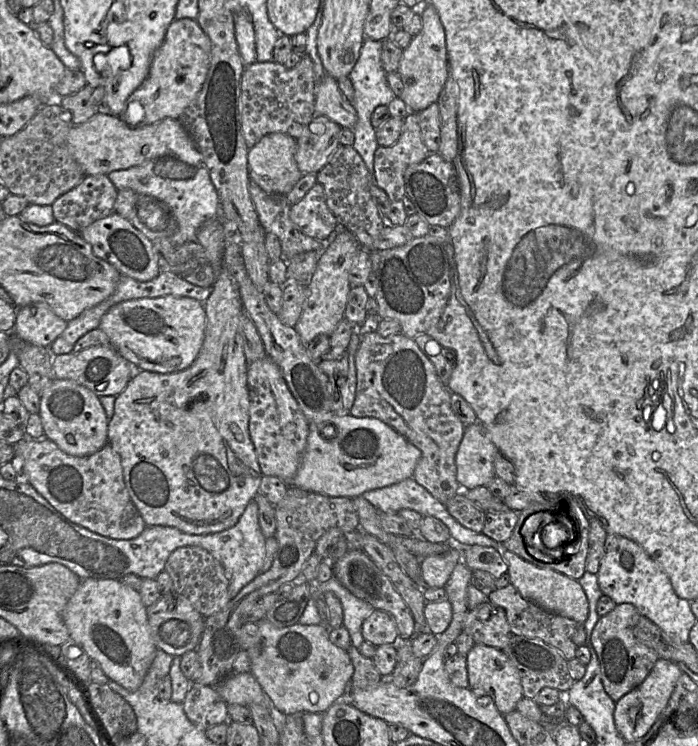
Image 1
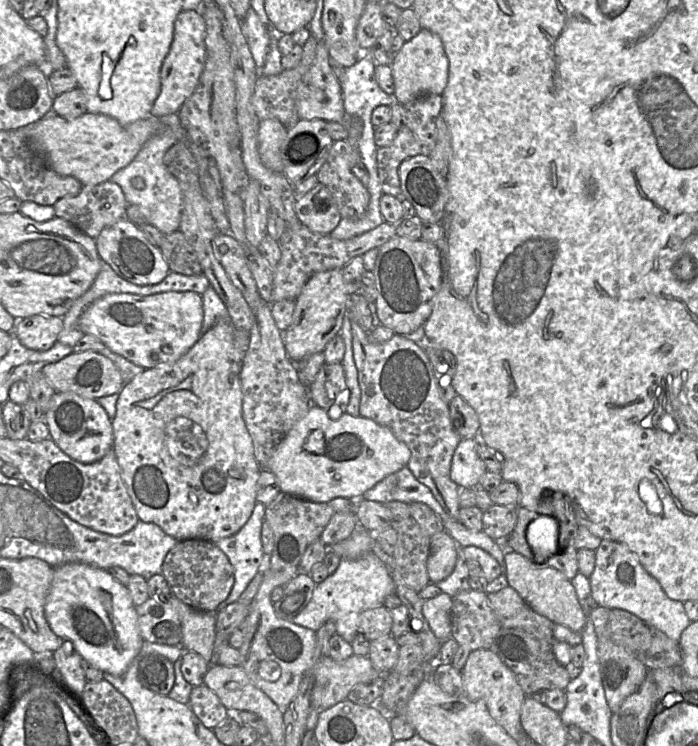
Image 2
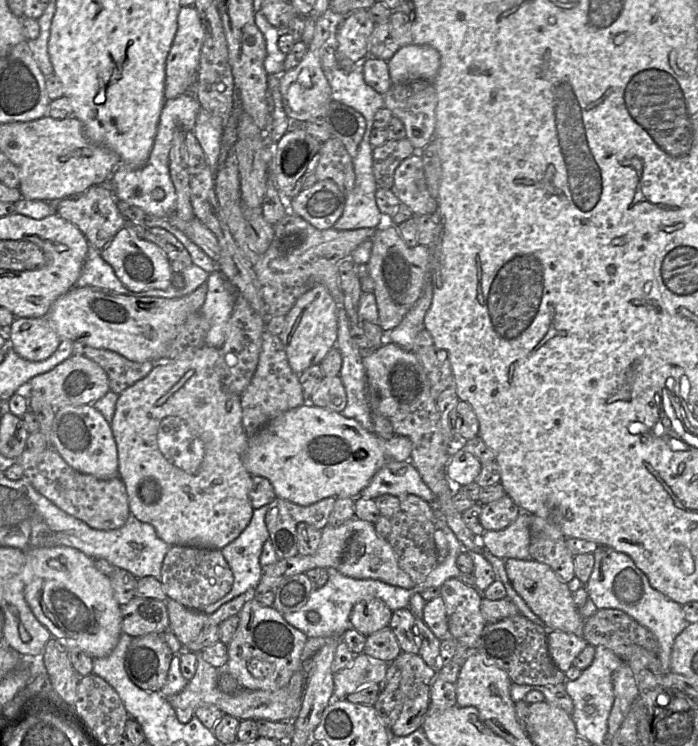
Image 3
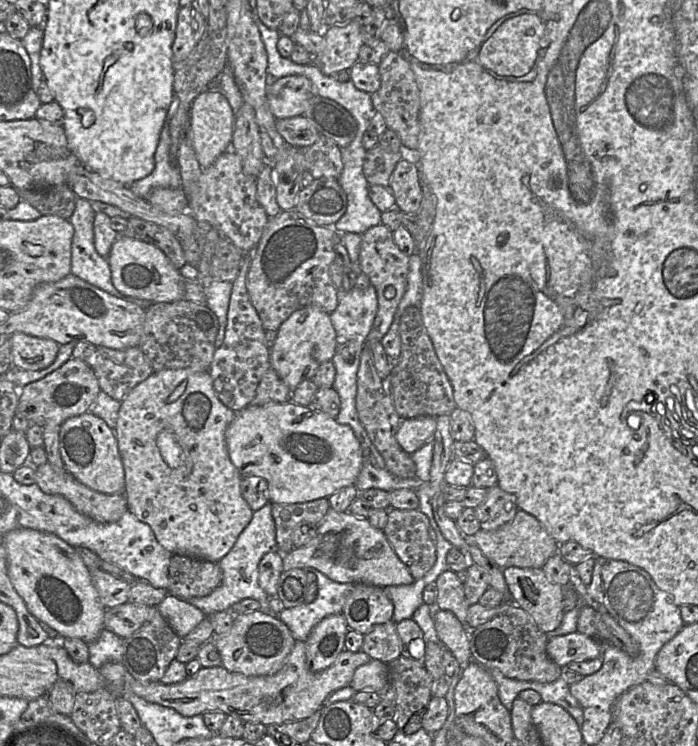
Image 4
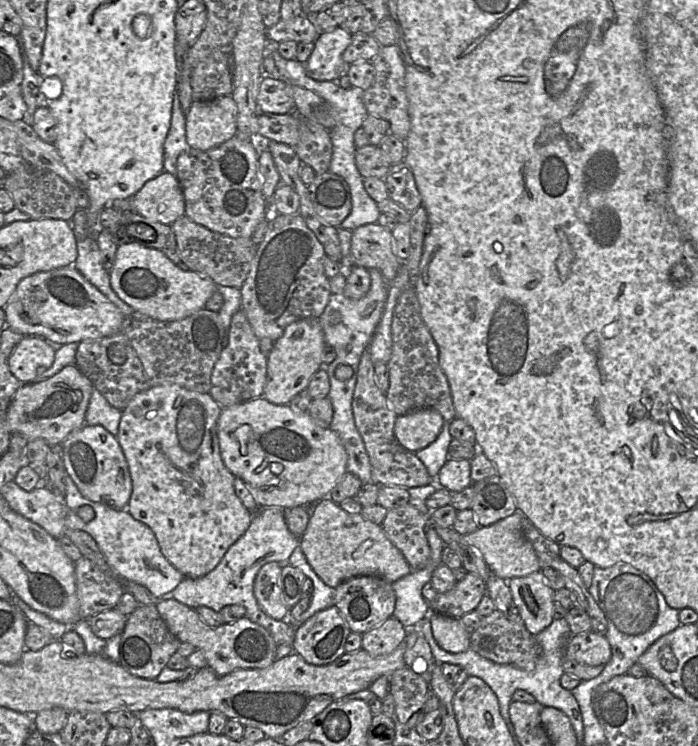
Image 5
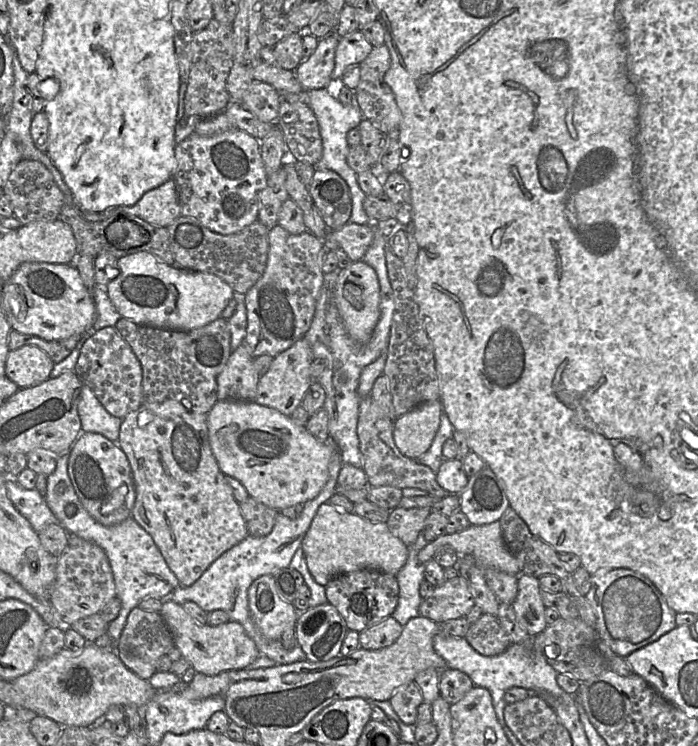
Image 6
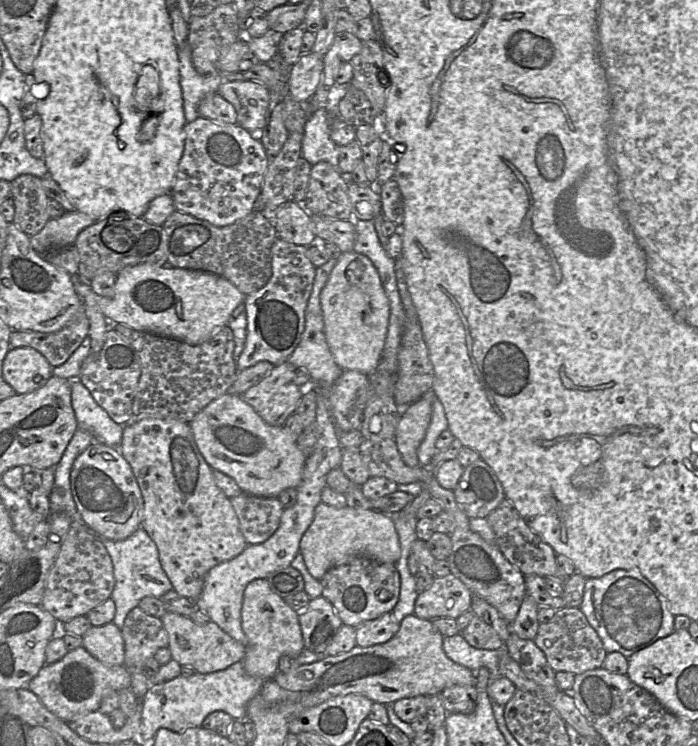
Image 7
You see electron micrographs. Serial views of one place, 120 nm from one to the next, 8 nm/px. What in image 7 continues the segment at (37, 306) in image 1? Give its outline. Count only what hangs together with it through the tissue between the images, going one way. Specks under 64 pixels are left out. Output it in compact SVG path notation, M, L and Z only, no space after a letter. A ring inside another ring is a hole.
M31 347L10 348L2 364L3 379L16 394L26 394L42 387L52 377L53 367Z

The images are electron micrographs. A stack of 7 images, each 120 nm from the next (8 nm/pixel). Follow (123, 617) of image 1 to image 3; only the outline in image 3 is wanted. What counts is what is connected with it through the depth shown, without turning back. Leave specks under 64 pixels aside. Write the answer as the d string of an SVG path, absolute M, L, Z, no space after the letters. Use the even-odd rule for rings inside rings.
M56 546L23 551L27 558L23 572L25 600L39 622L50 631L52 637L63 640L69 651L80 649L93 658L108 656L122 634L121 605L114 597L110 578L96 568L92 558L76 548Z

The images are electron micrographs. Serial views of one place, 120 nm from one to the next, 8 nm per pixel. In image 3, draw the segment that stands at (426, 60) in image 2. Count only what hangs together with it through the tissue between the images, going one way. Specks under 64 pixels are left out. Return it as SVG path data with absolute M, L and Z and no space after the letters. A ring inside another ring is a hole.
M411 43L400 47L387 63L393 84L433 81L440 68L440 54L430 45Z

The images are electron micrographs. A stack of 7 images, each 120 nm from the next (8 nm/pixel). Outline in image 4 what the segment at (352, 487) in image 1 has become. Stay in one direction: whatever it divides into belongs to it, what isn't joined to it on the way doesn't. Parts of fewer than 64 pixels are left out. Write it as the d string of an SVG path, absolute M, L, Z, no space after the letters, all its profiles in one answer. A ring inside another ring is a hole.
M270 402L261 406L249 404L243 410L235 413L236 415L234 419L225 431L225 441L230 460L243 478L260 477L267 481L267 489L265 490L265 493L269 503L294 504L309 502L320 498L329 498L338 490L355 484L362 467L362 449L358 439L354 435L354 432L348 425L341 425L326 413L293 402ZM432 416L404 419L396 434L397 442L405 452L412 454L434 439L436 426L436 417Z

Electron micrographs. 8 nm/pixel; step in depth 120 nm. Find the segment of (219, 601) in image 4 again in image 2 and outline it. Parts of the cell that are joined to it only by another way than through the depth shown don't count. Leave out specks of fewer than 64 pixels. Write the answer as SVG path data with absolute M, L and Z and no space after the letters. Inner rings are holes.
M257 502L245 525L234 535L213 542L228 558L234 570L233 587L217 612L239 599L263 565L261 529L266 506Z

